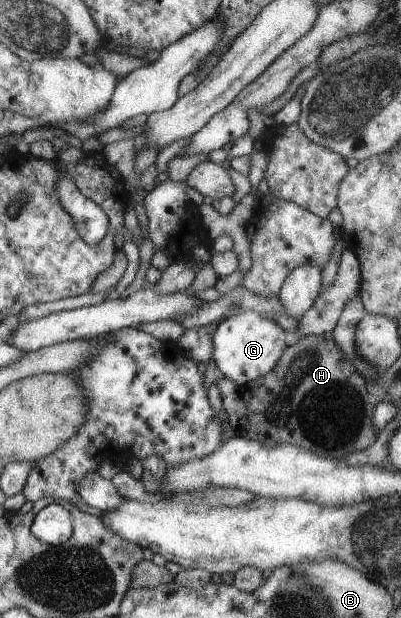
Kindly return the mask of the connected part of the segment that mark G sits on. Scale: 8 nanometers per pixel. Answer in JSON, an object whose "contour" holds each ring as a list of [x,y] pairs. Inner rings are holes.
{"contour":[[[248,309],[222,319],[211,335],[211,358],[217,367],[216,372],[220,376],[232,379],[239,388],[244,384],[247,385],[249,381],[255,380],[258,376],[268,373],[273,368],[273,365],[276,365],[276,360],[280,357],[285,347],[284,329],[274,320],[265,318],[258,312]]]}

